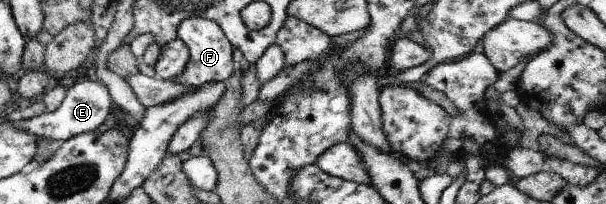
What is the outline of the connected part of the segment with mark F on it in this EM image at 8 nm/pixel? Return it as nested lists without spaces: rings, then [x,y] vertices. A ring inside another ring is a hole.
[[[190,16],[177,27],[176,38],[186,46],[189,60],[183,72],[177,78],[171,80],[172,82],[199,88],[210,82],[223,82],[230,77],[234,67],[232,48],[221,29],[213,21],[201,16]]]

